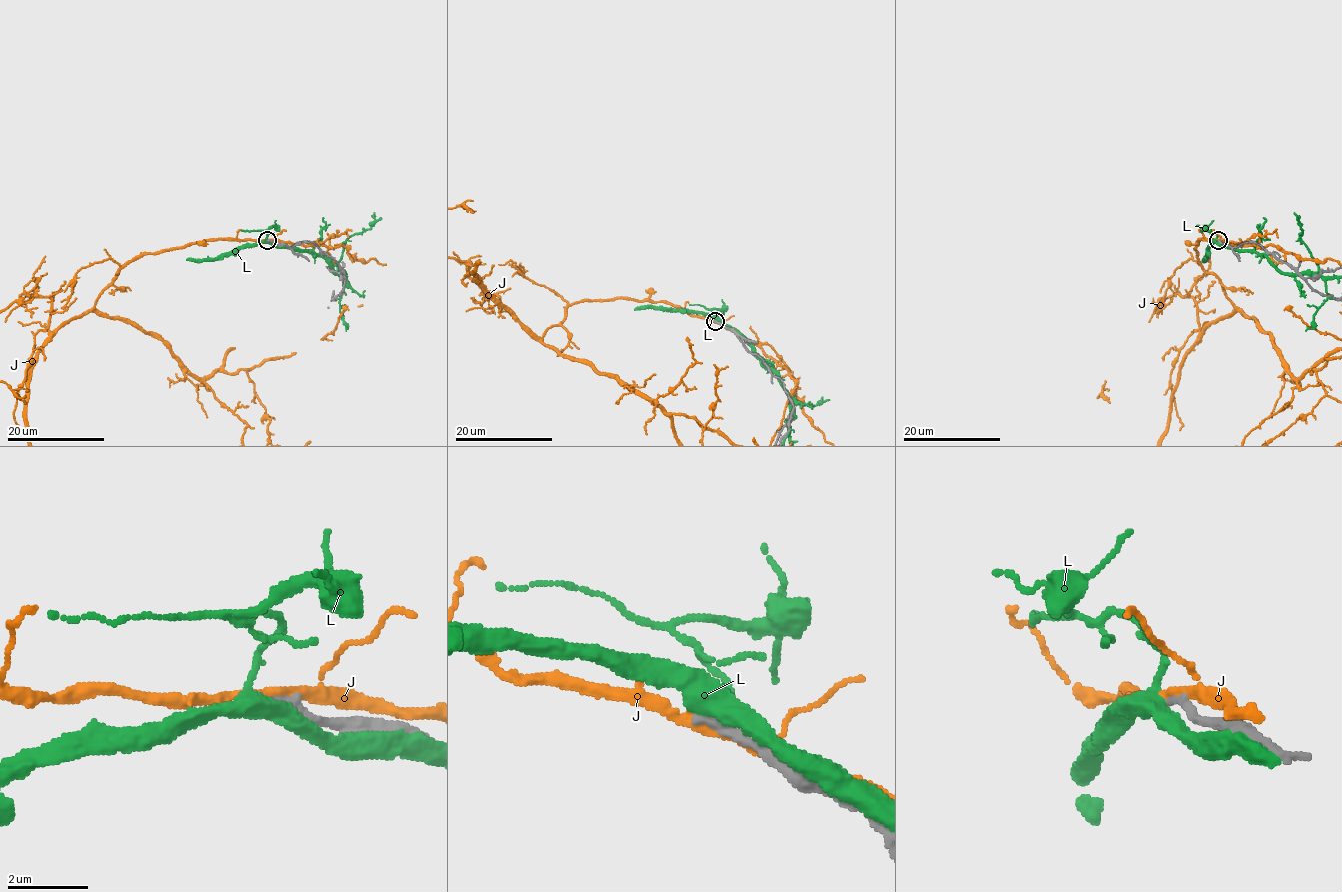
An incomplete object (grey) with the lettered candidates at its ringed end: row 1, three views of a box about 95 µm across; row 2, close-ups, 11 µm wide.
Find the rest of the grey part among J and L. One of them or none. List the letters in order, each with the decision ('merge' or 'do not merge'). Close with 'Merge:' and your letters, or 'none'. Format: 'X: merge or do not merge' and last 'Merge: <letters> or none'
J: do not merge
L: do not merge
Merge: none

